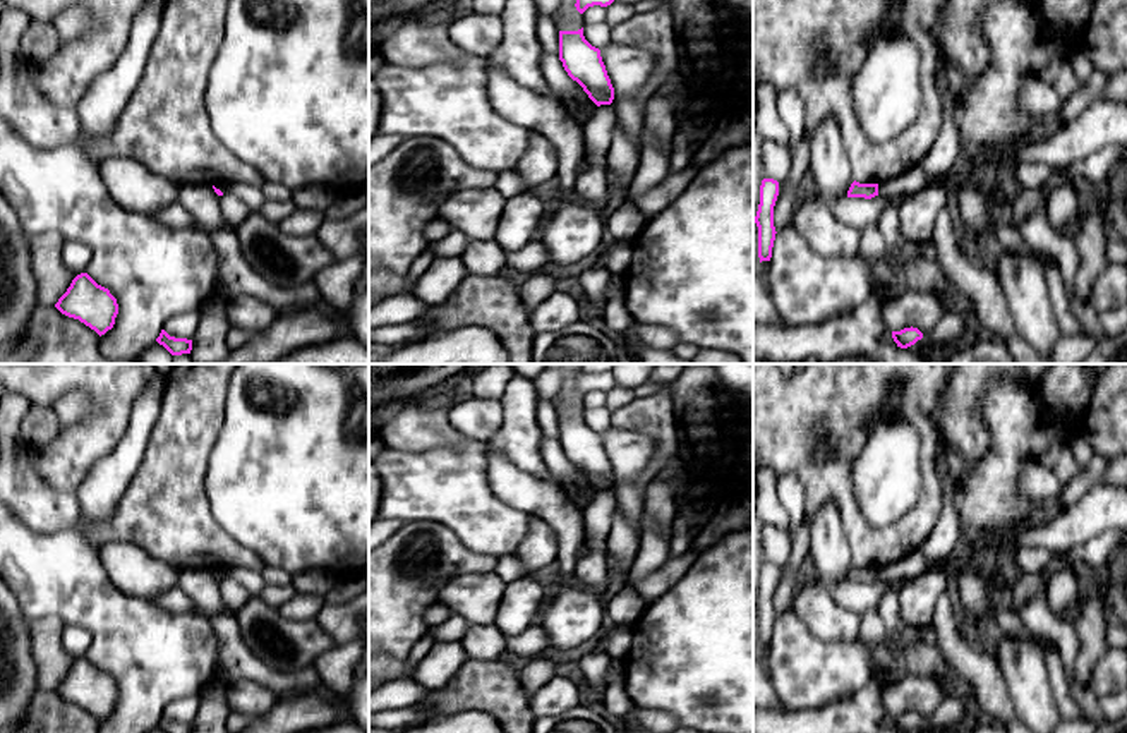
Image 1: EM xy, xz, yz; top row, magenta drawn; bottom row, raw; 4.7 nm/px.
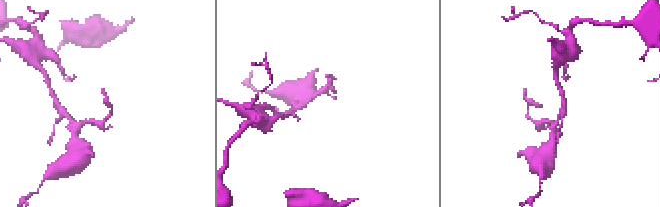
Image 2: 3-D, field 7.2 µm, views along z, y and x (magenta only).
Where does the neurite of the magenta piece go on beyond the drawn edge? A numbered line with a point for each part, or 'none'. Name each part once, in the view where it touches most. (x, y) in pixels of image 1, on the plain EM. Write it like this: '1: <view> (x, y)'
none

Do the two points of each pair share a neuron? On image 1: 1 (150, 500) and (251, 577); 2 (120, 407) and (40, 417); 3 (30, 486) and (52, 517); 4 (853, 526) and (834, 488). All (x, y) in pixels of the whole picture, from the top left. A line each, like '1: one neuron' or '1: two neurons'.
1: two neurons
2: two neurons
3: one neuron
4: one neuron

